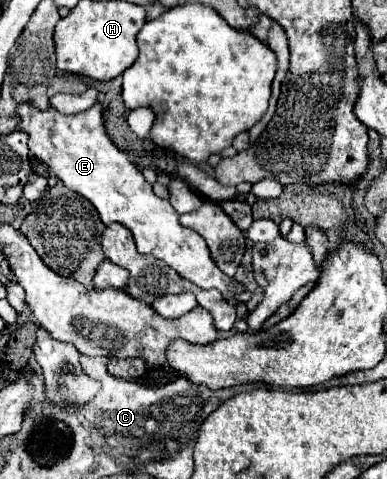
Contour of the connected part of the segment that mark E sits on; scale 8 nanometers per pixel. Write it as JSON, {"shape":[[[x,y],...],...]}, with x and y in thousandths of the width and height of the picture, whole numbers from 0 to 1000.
{"shape":[[[62,213],[47,221],[47,238],[57,246],[52,271],[78,284],[78,317],[98,334],[124,342],[171,392],[212,405],[227,422],[238,422],[274,472],[284,472],[289,463],[310,463],[315,472],[326,472],[346,489],[362,530],[398,530],[444,564],[455,564],[475,585],[517,601],[563,601],[584,626],[630,610],[630,597],[620,589],[610,589],[605,580],[584,580],[563,564],[563,555],[553,555],[527,497],[460,463],[460,447],[434,426],[434,418],[408,413],[393,401],[393,384],[372,376],[367,359],[331,334],[315,313],[289,301],[269,271],[264,230],[253,213],[222,234],[186,242],[165,242],[140,225],[109,234]]]}

